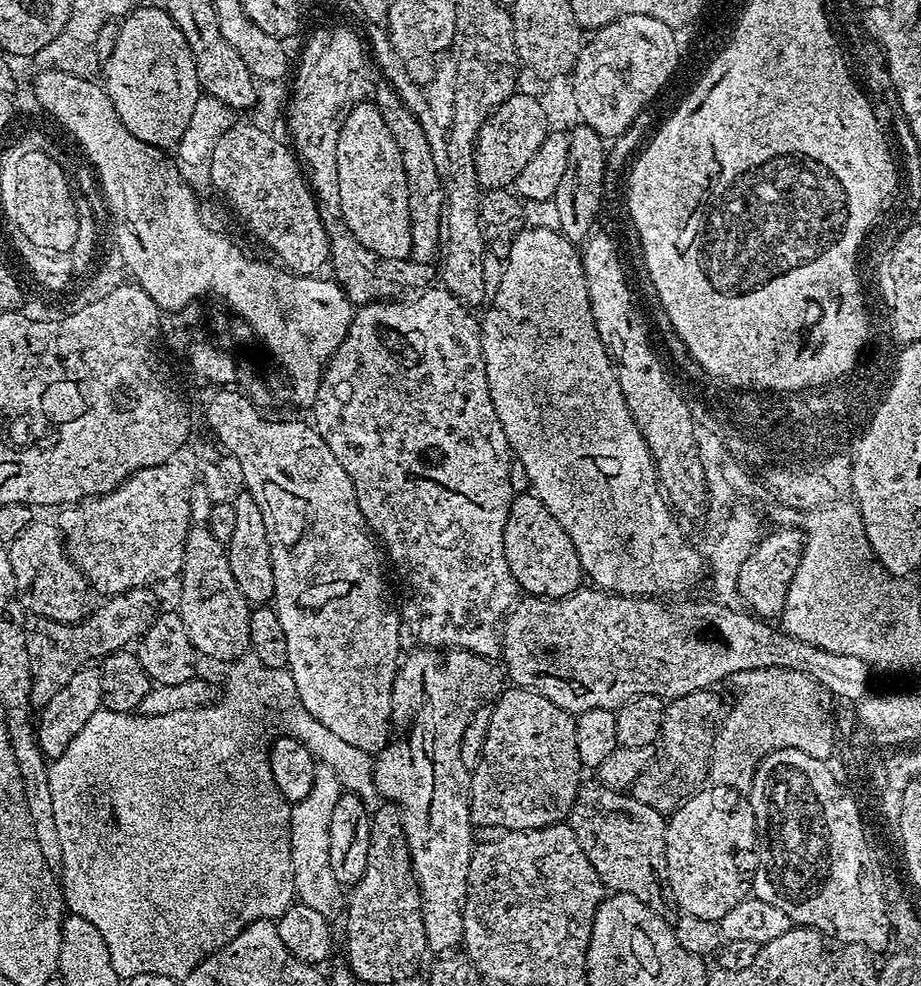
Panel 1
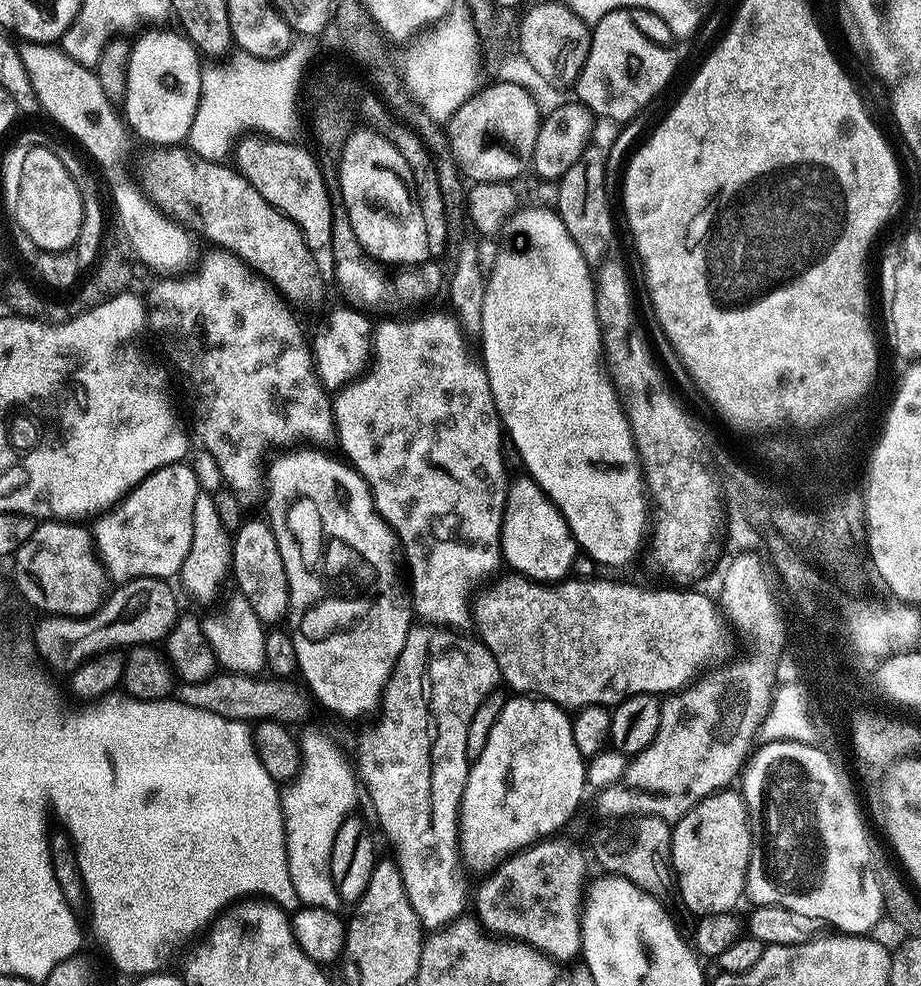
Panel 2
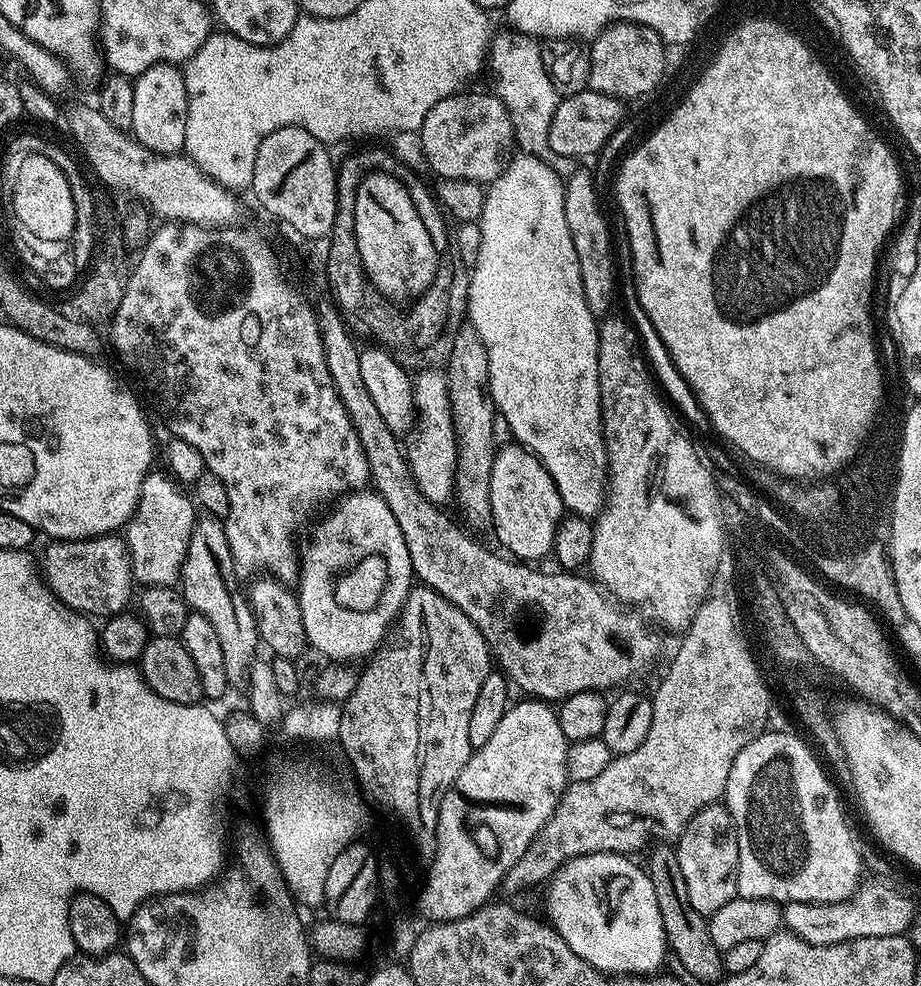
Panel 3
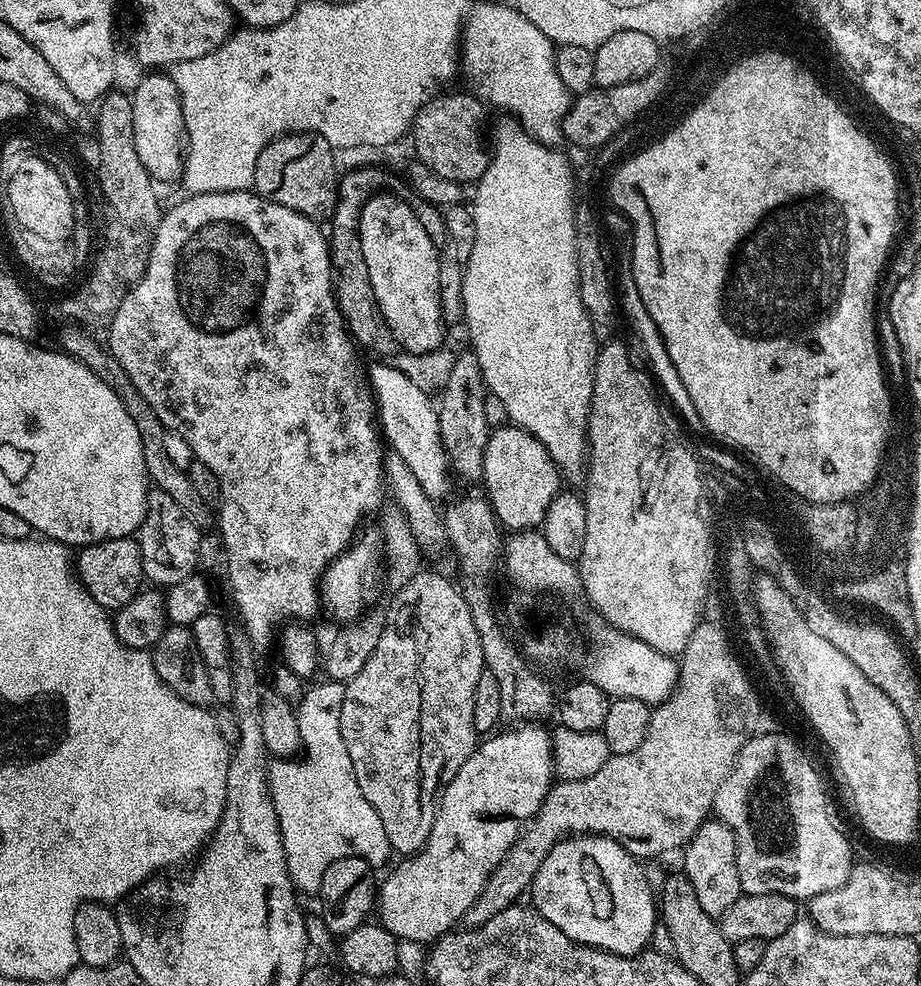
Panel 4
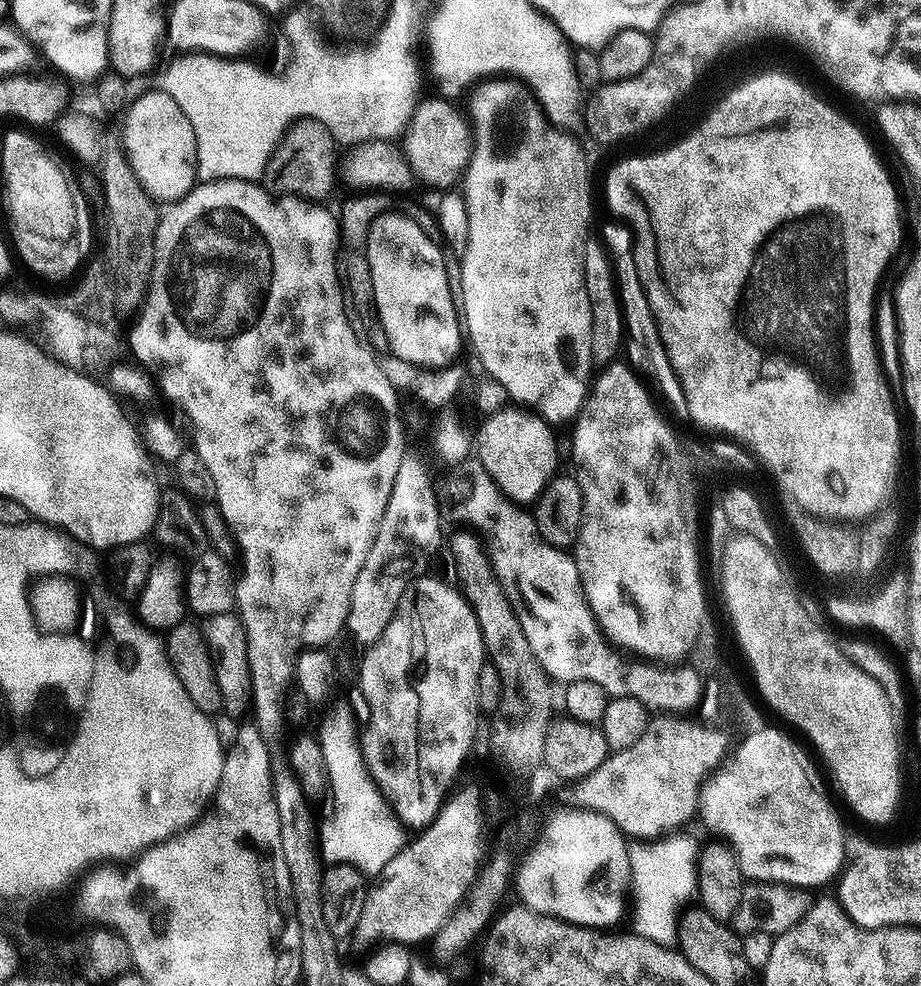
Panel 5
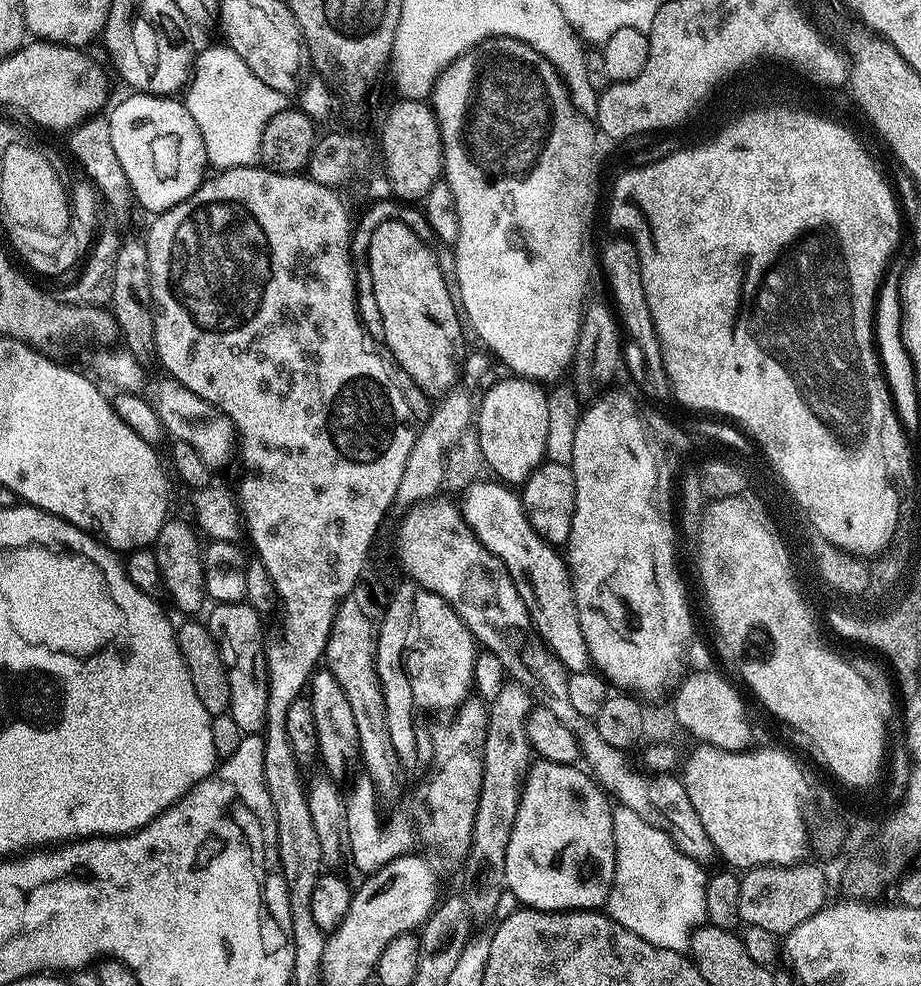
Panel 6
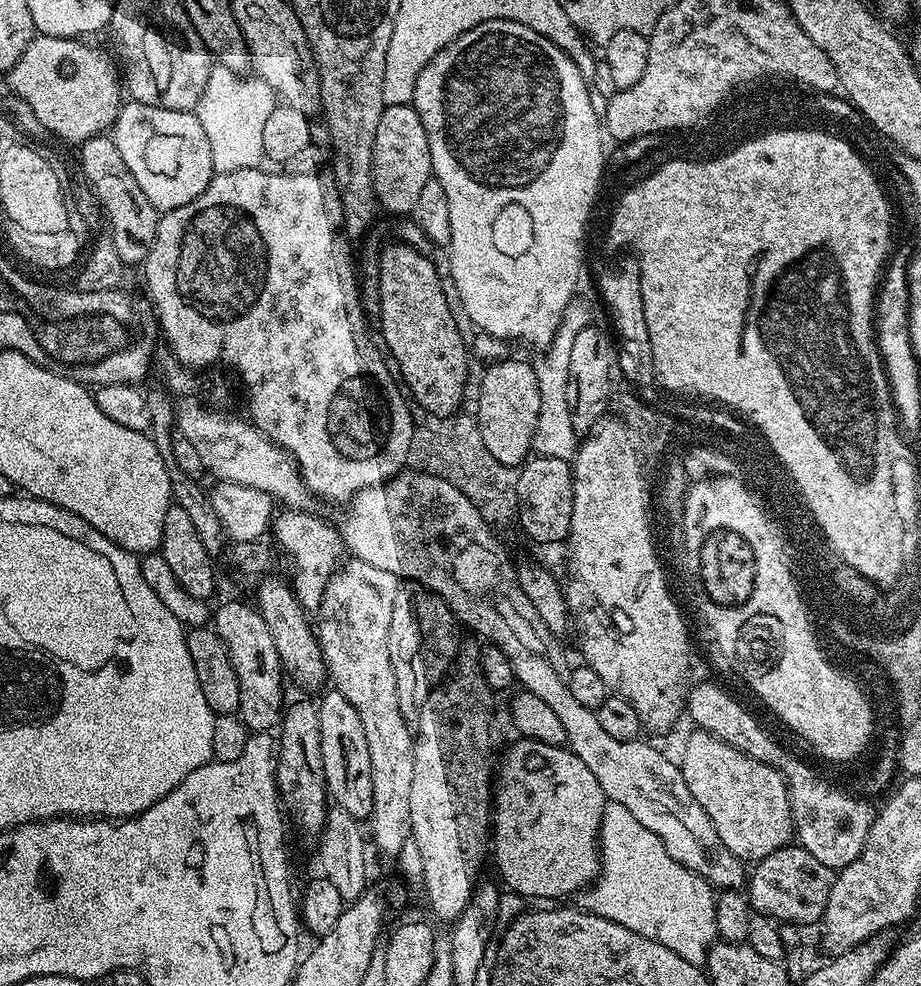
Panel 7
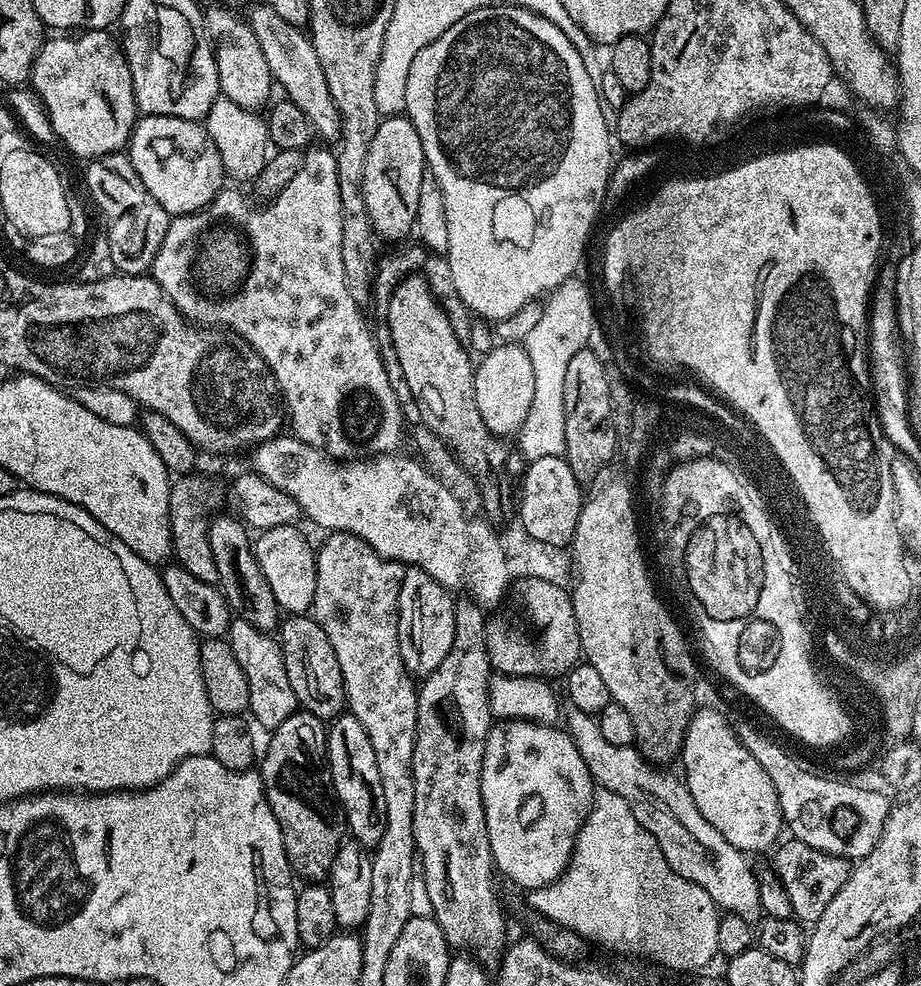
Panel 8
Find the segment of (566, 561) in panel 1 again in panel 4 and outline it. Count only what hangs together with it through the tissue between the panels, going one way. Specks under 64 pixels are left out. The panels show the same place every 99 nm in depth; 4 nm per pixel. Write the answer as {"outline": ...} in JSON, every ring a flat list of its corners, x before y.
{"outline":[[505,423,505,428,493,427,488,433,484,455,483,491,492,505,497,521,513,533,536,530,543,525,550,502,562,488,560,469,550,458,546,446,531,436,525,428]]}

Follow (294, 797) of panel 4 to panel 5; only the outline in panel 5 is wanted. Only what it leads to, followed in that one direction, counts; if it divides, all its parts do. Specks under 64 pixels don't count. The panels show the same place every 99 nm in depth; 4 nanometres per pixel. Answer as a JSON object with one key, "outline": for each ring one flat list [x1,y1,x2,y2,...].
{"outline":[[346,700,337,702,330,706,333,707,316,736,324,754,332,800,332,817,318,828,320,855,329,865,349,864,364,873,365,877,376,878,386,862,404,849,406,829,369,774,351,703]]}

